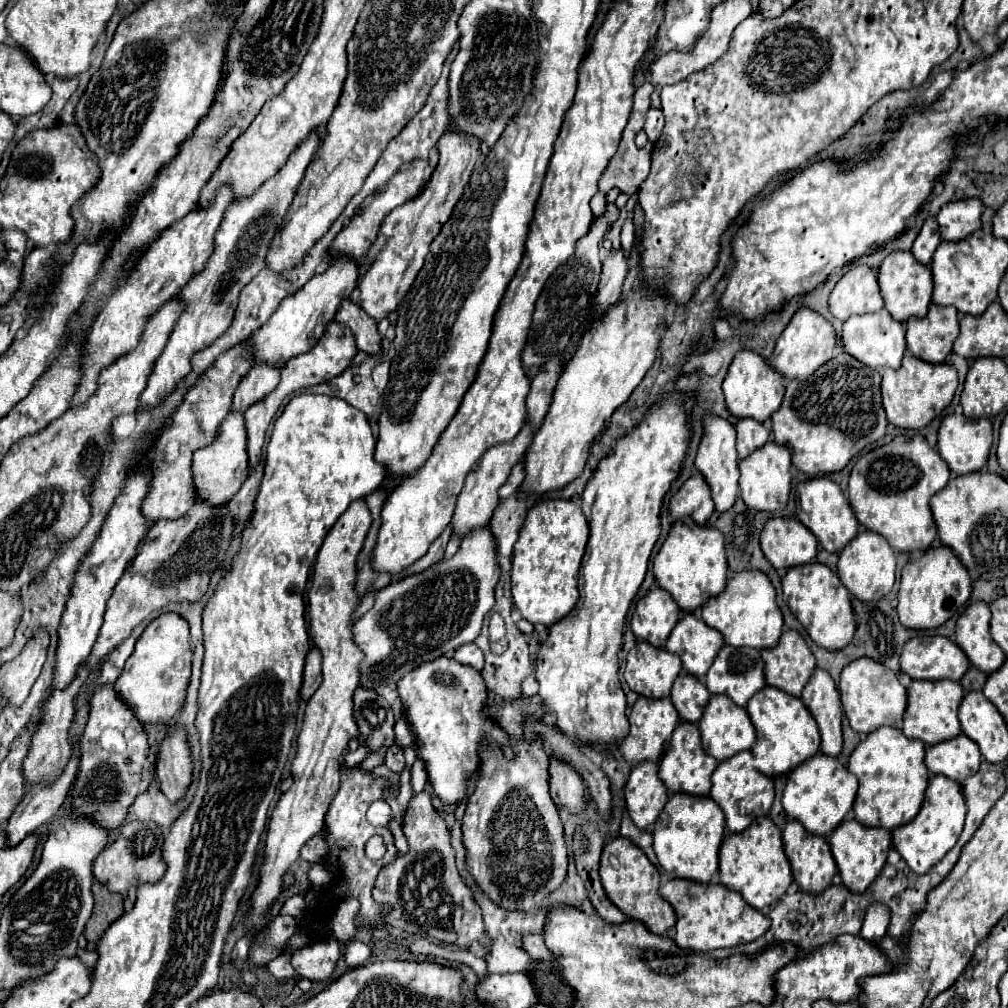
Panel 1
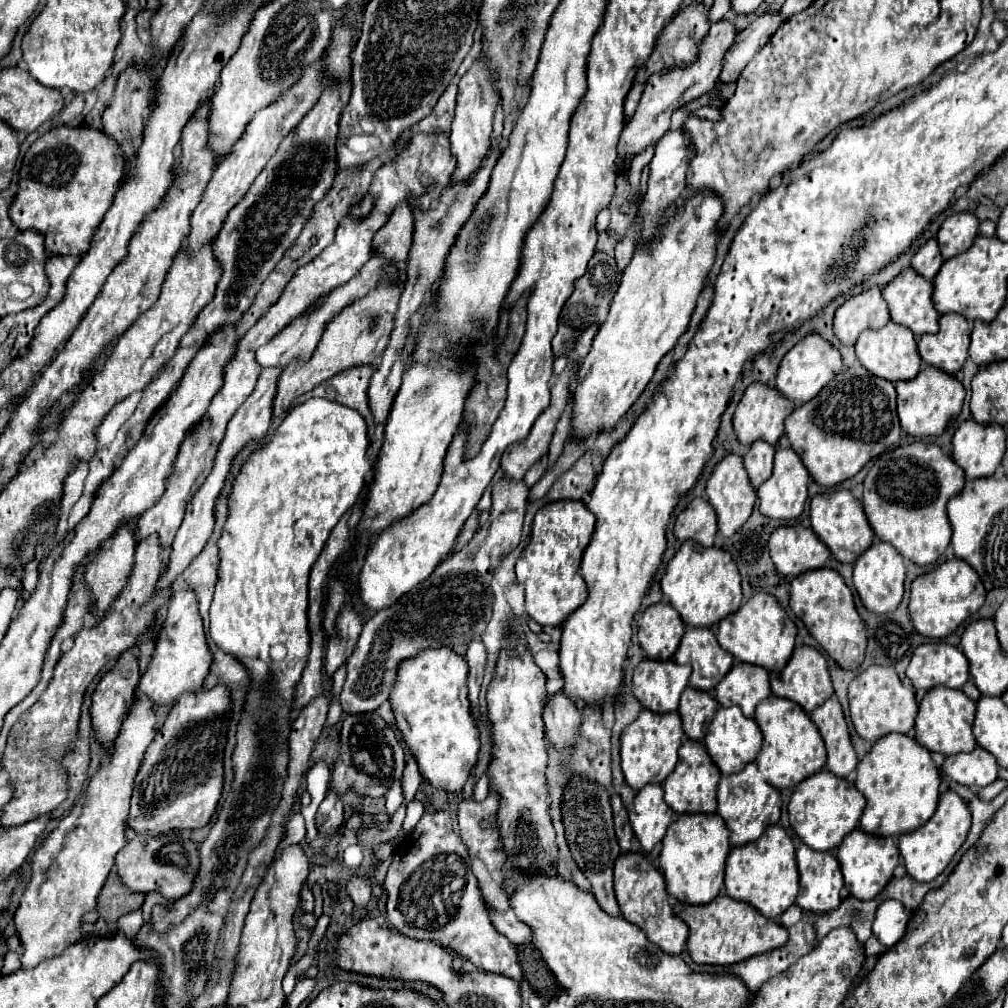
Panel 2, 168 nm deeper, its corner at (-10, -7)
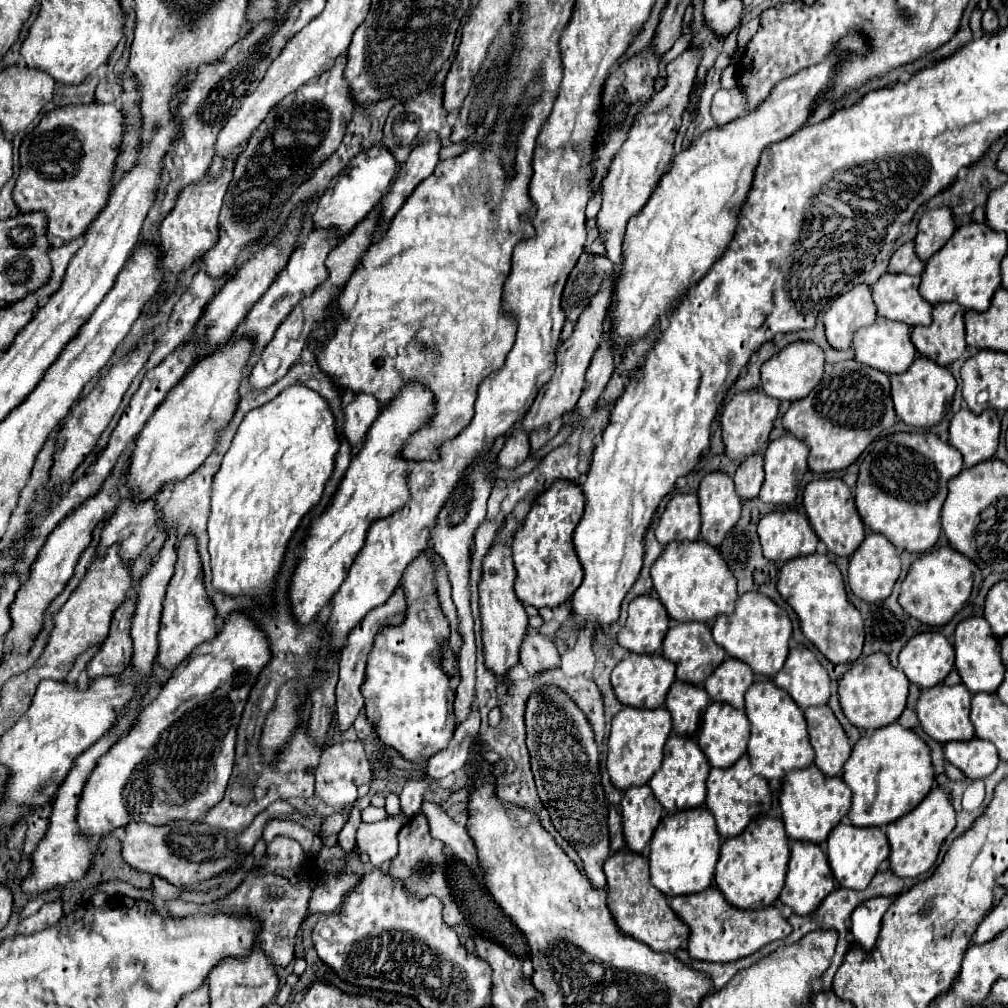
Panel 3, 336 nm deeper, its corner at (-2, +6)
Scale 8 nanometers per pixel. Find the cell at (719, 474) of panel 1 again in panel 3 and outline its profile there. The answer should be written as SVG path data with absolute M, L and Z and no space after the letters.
M723 472L707 474L701 480L697 498L701 506L701 538L719 548L741 516L741 500L735 494L733 478Z

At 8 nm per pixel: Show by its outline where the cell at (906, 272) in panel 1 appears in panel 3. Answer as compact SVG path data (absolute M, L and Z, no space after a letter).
M883 274L873 286L877 314L887 320L905 322L909 326L931 324L933 306L919 294L919 276Z

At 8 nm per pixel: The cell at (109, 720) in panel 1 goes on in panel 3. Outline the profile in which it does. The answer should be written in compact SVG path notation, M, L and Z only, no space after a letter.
M133 596L117 608L117 614L113 614L109 636L105 638L105 644L101 644L101 650L93 656L93 660L87 666L89 680L99 676L119 676L125 672L125 668L131 664L133 656L133 640L131 640L131 618L135 612Z

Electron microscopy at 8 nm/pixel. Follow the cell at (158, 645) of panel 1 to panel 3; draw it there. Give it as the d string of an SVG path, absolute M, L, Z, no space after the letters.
M185 536L177 548L177 564L175 574L167 586L167 594L163 600L161 612L161 630L159 630L159 664L163 668L179 666L199 644L213 640L217 634L215 628L215 606L203 584L203 566L201 556L197 552L195 536Z

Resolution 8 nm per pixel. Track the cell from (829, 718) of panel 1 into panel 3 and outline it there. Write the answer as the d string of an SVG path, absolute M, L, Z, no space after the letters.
M813 706L805 710L809 740L815 750L815 766L825 776L839 776L851 754L851 744L839 720L829 706Z

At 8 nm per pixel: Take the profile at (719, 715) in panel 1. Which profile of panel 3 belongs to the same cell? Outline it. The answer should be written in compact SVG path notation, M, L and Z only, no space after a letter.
M713 702L709 704L709 708L705 710L703 718L701 718L701 726L697 730L695 736L699 748L705 752L705 756L709 758L709 764L713 768L729 768L733 766L747 750L747 740L749 740L749 720L745 716L743 710L735 710L729 704L721 704L721 702Z

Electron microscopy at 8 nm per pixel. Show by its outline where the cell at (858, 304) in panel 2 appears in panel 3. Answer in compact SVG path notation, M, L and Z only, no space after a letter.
M867 284L853 286L847 294L841 294L831 302L825 312L827 342L835 350L851 348L853 336L859 328L873 324L877 310Z

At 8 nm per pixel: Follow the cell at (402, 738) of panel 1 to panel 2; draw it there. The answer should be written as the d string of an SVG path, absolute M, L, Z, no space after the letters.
M409 753L407 755L407 765L405 765L405 771L403 771L403 797L405 797L405 801L415 799L419 783L421 783L421 773L417 769L415 757Z

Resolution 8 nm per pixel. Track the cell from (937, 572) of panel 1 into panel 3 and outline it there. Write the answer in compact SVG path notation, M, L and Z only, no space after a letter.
M941 546L935 552L929 552L915 560L901 584L901 594L899 594L899 604L905 608L905 612L919 622L927 626L943 626L947 624L969 600L971 590L973 590L973 580L975 580L977 566L963 556L961 552L953 550L951 546Z

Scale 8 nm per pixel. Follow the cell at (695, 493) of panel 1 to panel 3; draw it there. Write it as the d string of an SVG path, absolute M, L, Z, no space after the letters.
M675 494L663 516L659 518L659 524L655 528L655 538L661 544L669 544L673 540L697 540L699 538L699 500L695 494Z

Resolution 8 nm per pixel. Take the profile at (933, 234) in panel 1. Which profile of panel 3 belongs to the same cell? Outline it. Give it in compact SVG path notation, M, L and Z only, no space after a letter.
M913 242L903 244L903 246L891 256L889 266L887 266L887 272L891 272L891 274L921 274L925 264L923 264L921 260L917 260L913 248L915 248Z

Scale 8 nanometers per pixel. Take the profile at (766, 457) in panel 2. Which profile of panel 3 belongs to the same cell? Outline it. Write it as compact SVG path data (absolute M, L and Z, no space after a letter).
M759 454L747 456L739 466L739 470L735 472L733 480L735 492L741 496L741 500L757 498L763 484L763 458Z

